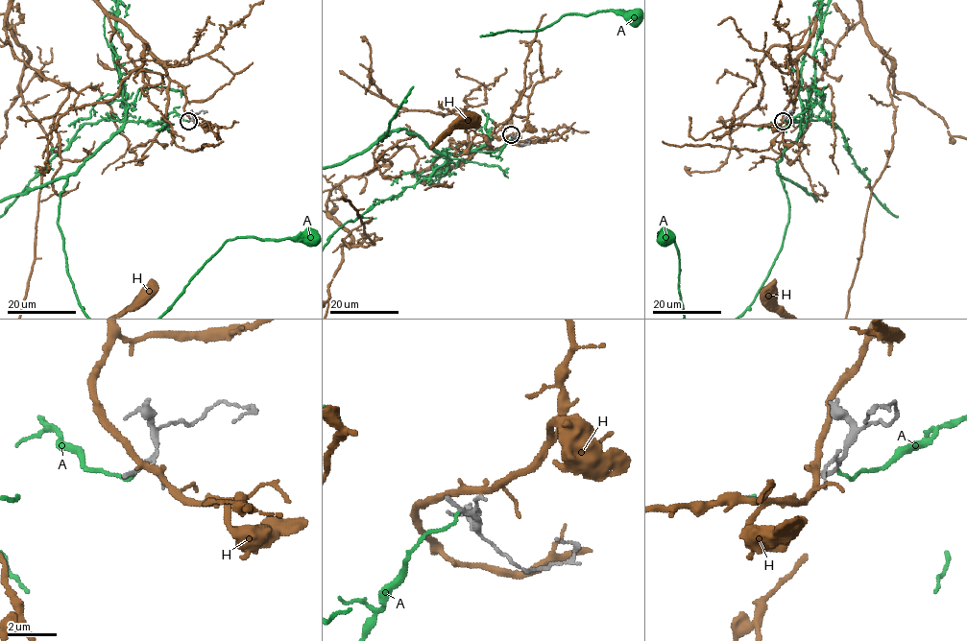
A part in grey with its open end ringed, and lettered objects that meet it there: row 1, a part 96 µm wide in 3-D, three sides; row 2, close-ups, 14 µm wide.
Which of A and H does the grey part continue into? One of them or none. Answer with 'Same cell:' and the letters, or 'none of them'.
Same cell: none of them

